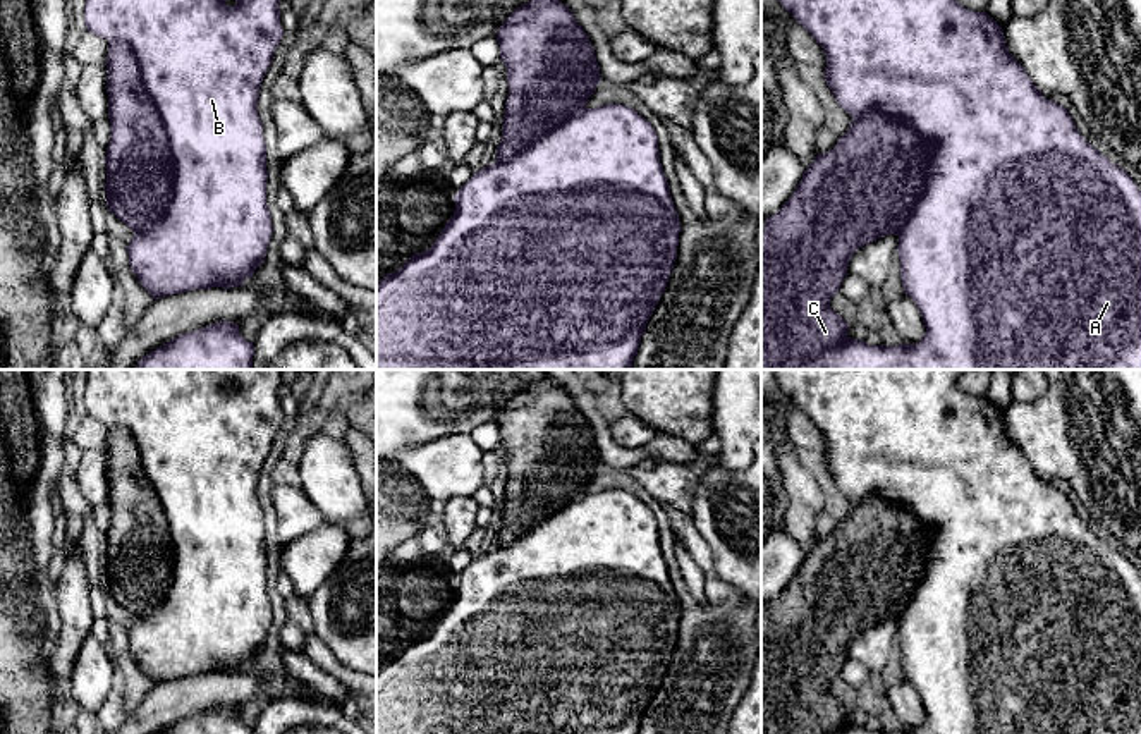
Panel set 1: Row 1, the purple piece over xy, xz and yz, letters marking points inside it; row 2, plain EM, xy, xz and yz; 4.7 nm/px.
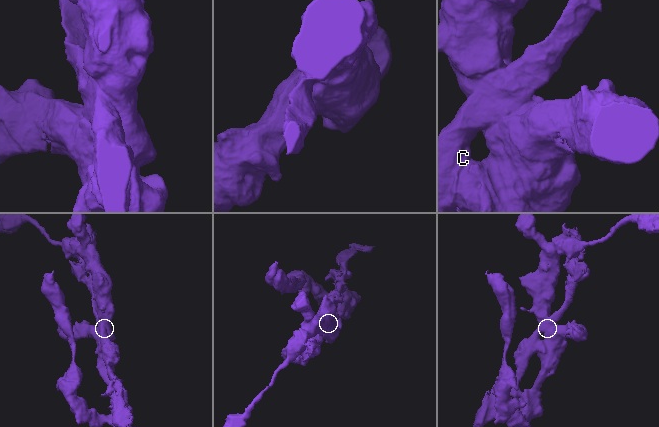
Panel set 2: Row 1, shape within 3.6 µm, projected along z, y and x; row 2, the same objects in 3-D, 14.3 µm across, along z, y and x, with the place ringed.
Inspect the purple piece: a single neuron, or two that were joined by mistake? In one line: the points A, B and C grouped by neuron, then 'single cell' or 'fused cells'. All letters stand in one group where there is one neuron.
A B / C | fused cells

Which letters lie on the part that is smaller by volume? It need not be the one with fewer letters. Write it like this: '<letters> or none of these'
C

